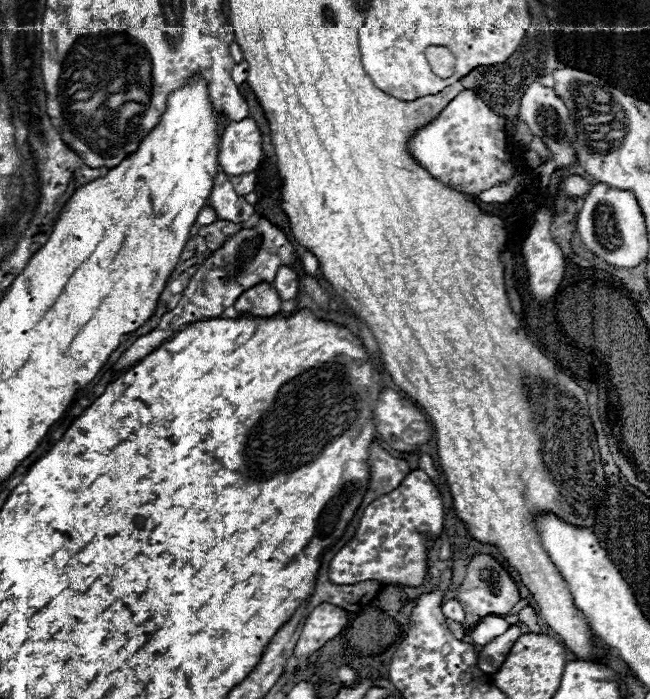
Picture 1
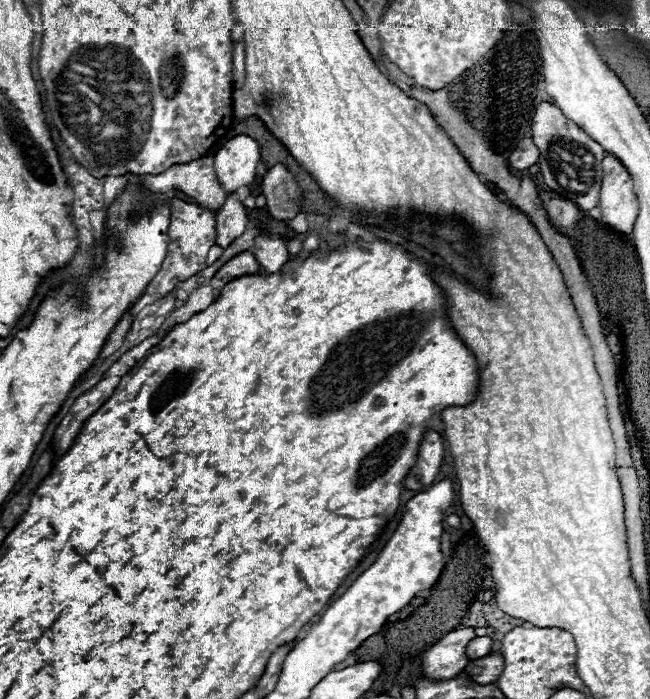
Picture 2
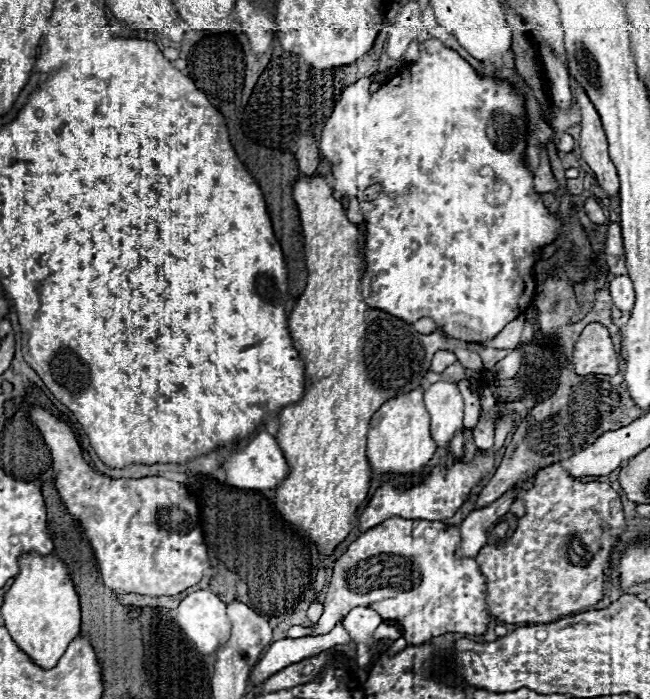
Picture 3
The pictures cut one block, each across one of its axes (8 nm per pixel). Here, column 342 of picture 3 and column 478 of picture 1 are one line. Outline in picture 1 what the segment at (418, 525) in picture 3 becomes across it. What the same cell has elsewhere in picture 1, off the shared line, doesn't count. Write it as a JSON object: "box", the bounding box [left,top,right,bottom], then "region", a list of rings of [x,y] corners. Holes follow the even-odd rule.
{"box":[456,554,520,624],"region":[[[474,554],[466,566],[466,576],[460,584],[456,600],[466,612],[466,622],[472,624],[488,614],[506,614],[520,602],[520,590],[504,564],[492,554]]]}

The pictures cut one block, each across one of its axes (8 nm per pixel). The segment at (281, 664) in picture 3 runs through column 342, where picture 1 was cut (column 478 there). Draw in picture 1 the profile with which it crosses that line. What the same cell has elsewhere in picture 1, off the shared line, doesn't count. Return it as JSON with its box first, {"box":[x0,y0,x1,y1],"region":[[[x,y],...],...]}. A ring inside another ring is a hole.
{"box":[470,616,510,646],"region":[[[486,616],[486,618],[482,618],[480,626],[472,632],[470,638],[474,644],[484,646],[484,644],[492,642],[496,636],[502,636],[508,628],[510,628],[510,624],[502,616]]]}

